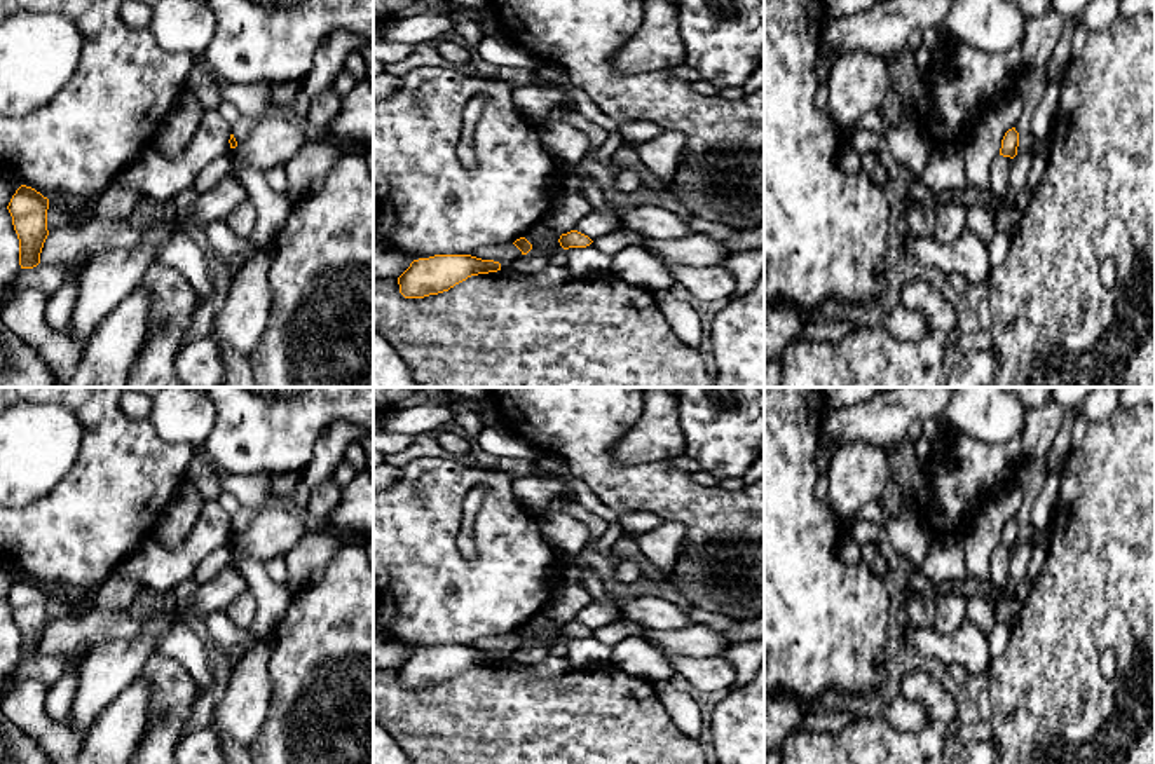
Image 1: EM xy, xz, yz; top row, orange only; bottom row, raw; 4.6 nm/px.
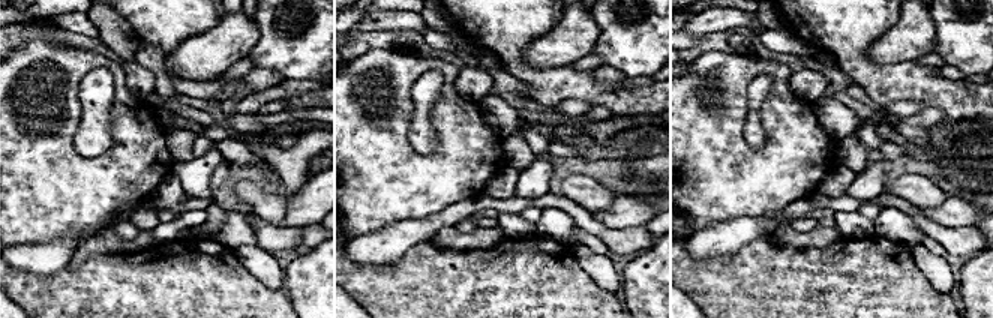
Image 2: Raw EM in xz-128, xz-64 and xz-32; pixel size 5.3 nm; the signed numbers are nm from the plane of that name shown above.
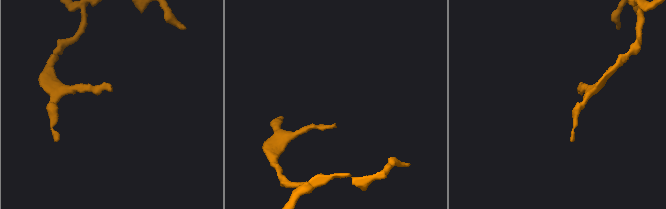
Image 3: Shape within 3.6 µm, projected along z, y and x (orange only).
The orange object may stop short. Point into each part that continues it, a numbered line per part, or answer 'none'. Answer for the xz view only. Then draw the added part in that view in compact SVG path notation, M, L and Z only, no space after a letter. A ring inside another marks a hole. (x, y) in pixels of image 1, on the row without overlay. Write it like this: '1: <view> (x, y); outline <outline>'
none

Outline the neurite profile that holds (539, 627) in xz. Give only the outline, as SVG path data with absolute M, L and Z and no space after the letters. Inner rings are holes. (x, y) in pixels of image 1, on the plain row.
M541 612L530 617L522 628L532 635L532 640L551 640L560 637L560 626L562 624L558 621L550 619L544 612Z

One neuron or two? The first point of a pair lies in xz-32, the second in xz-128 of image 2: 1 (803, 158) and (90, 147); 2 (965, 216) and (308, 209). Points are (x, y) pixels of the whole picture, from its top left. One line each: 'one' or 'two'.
1: two
2: one

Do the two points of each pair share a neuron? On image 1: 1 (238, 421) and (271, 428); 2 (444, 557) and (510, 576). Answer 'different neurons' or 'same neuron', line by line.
1: same neuron
2: same neuron

